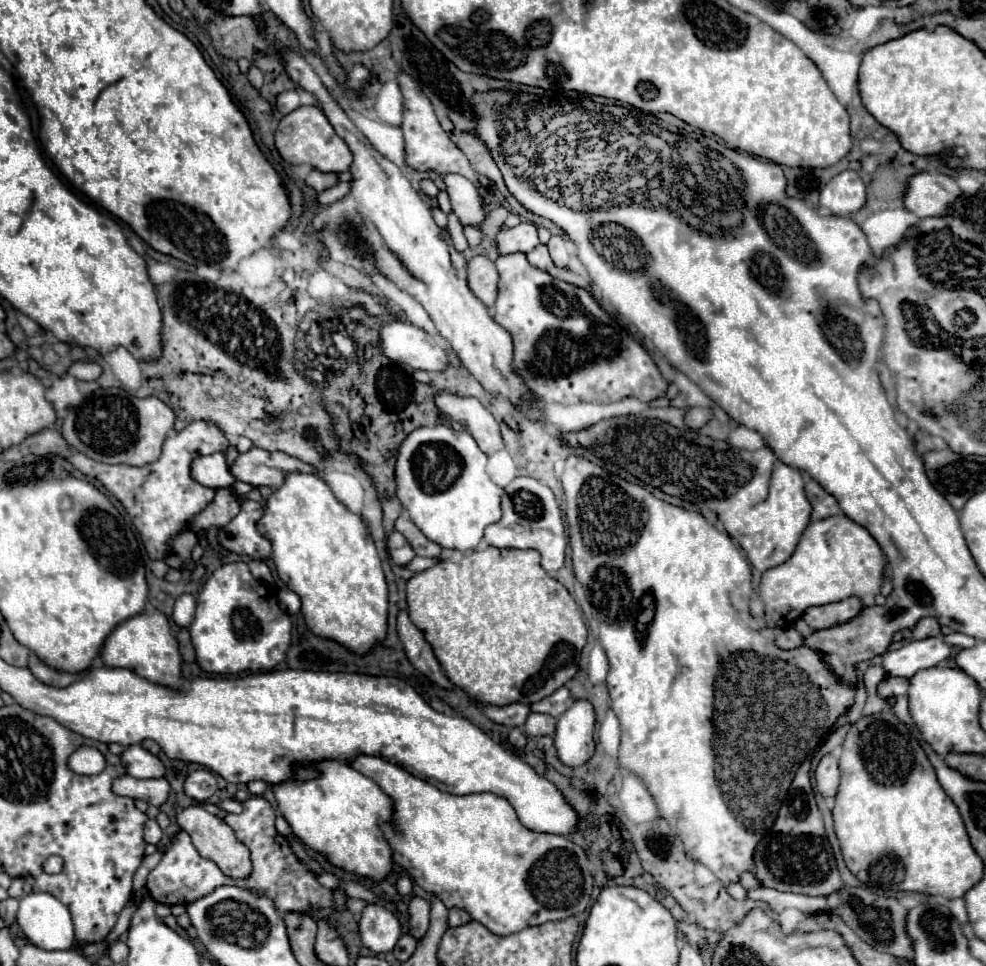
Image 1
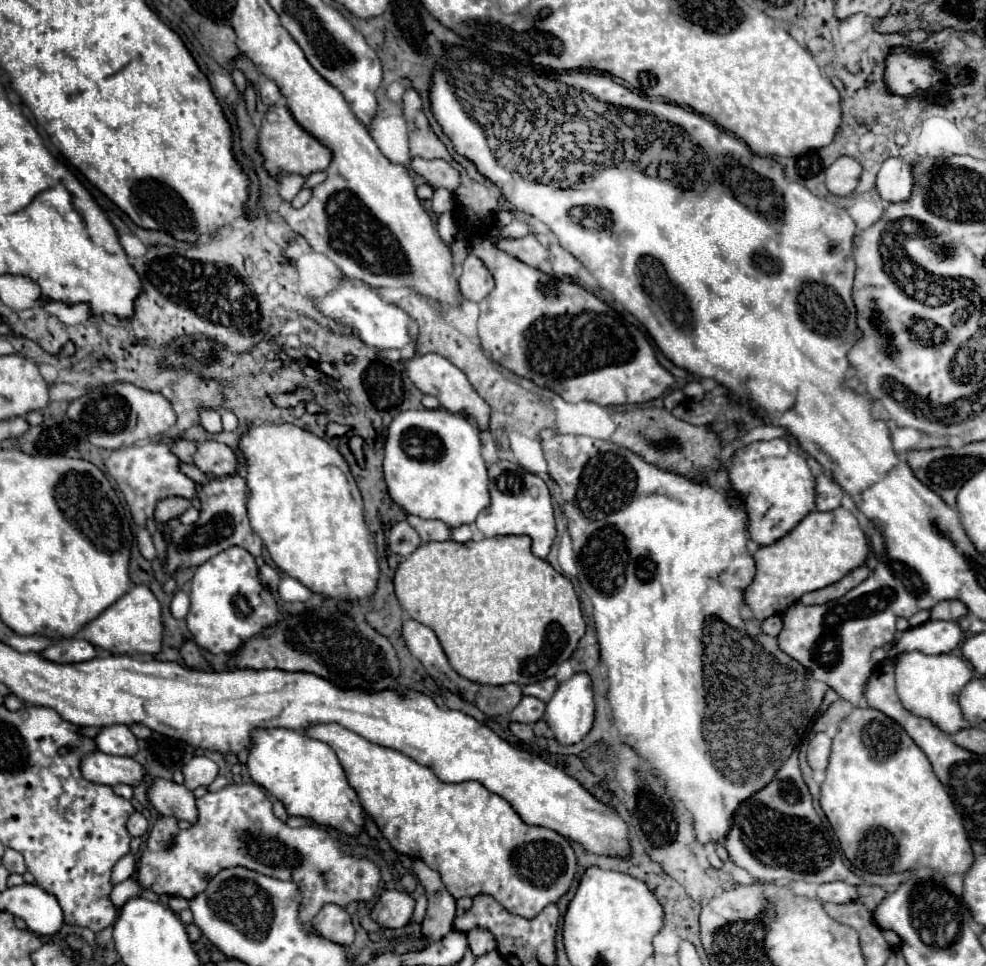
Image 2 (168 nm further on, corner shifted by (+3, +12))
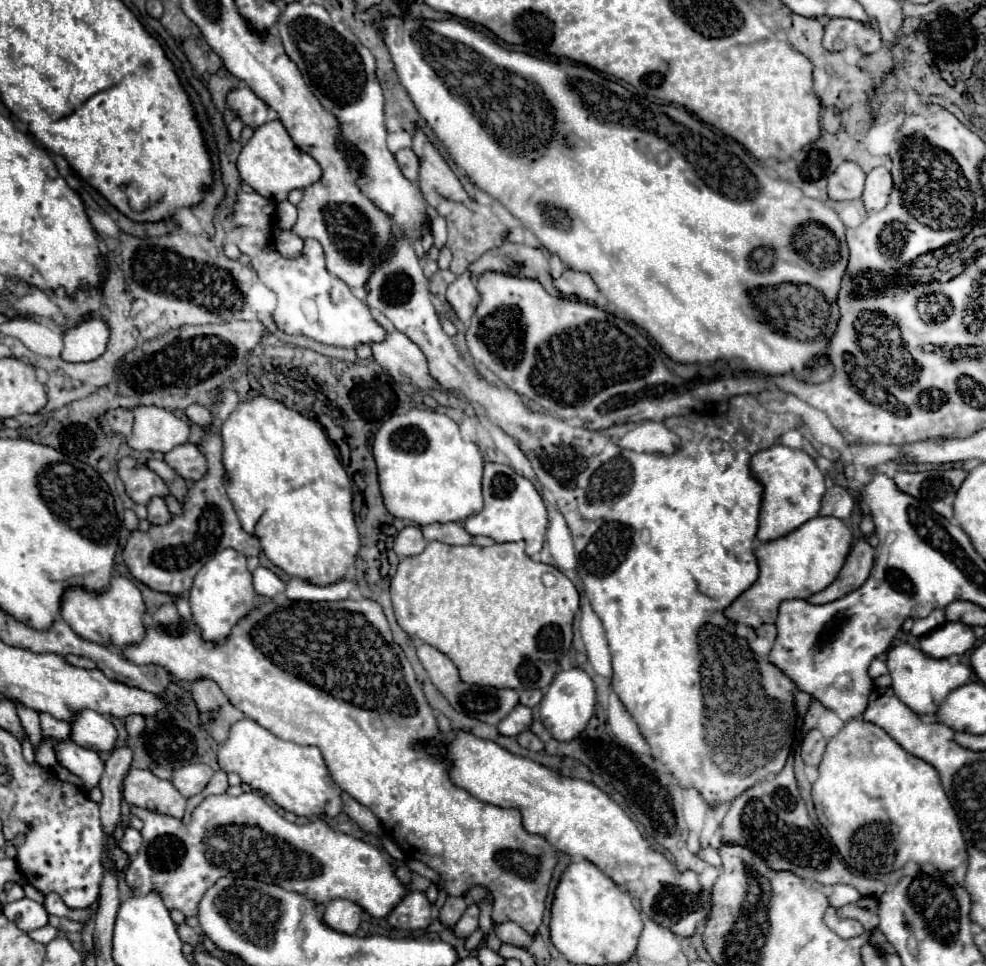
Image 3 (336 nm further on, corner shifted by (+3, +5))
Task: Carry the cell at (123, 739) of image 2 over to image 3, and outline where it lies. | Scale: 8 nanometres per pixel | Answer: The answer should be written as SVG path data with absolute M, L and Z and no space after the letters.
M81 710L71 720L71 740L83 748L95 752L107 752L115 748L117 730L99 712Z

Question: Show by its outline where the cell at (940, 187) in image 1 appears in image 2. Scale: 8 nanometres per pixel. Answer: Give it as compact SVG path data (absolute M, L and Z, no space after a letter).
M899 157L887 159L877 175L877 191L883 199L891 203L901 203L911 197L913 177L911 177L913 161L905 161Z

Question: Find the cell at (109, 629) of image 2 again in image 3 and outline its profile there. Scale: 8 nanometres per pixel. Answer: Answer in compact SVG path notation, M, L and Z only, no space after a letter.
M113 576L101 592L91 592L83 586L71 586L61 596L61 618L85 640L103 646L127 646L143 640L145 604L137 586L123 576Z

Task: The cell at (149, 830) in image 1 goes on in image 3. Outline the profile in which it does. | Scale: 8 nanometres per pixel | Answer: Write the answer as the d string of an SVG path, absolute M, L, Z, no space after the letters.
M125 828L123 838L119 840L119 848L121 848L125 854L133 856L133 854L139 850L139 846L141 846L141 834L139 834L135 828Z

